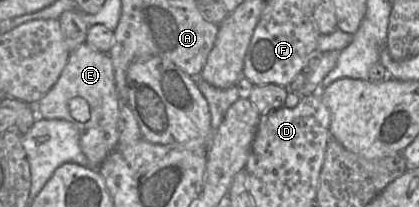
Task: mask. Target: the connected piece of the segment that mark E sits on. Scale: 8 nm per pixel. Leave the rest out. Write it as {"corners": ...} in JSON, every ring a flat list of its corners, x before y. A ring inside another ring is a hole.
{"corners":[[86,42,80,44,70,52,58,81,35,105,35,109,38,117,74,123,79,130,80,147,89,162,88,167,99,168,119,143,120,99,109,53,101,52],[75,97,81,97,88,102,90,118,85,123,77,121,71,115,69,103]]}

